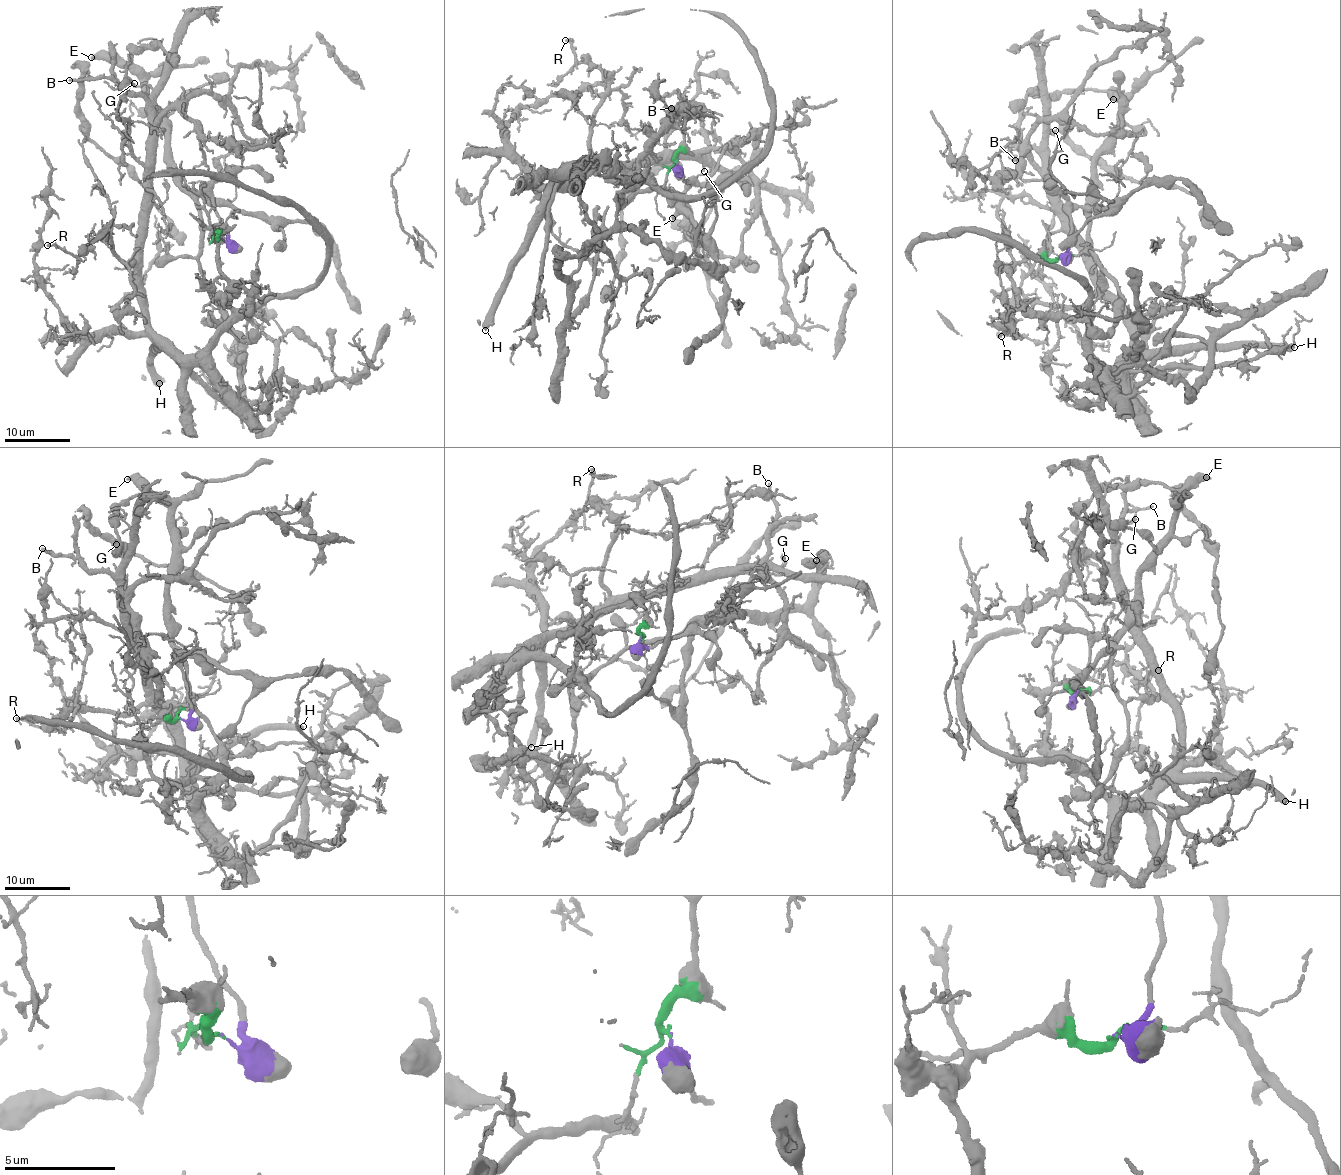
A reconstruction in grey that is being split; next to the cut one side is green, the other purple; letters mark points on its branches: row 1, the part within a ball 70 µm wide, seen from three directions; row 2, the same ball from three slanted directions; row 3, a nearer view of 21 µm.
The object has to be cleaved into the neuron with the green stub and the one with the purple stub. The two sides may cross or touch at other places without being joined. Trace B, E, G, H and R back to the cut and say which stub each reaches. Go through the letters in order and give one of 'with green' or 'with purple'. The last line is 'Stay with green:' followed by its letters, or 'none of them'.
B: with green
E: with purple
G: with green
H: with green
R: with green
Stay with green: B, G, H, R

